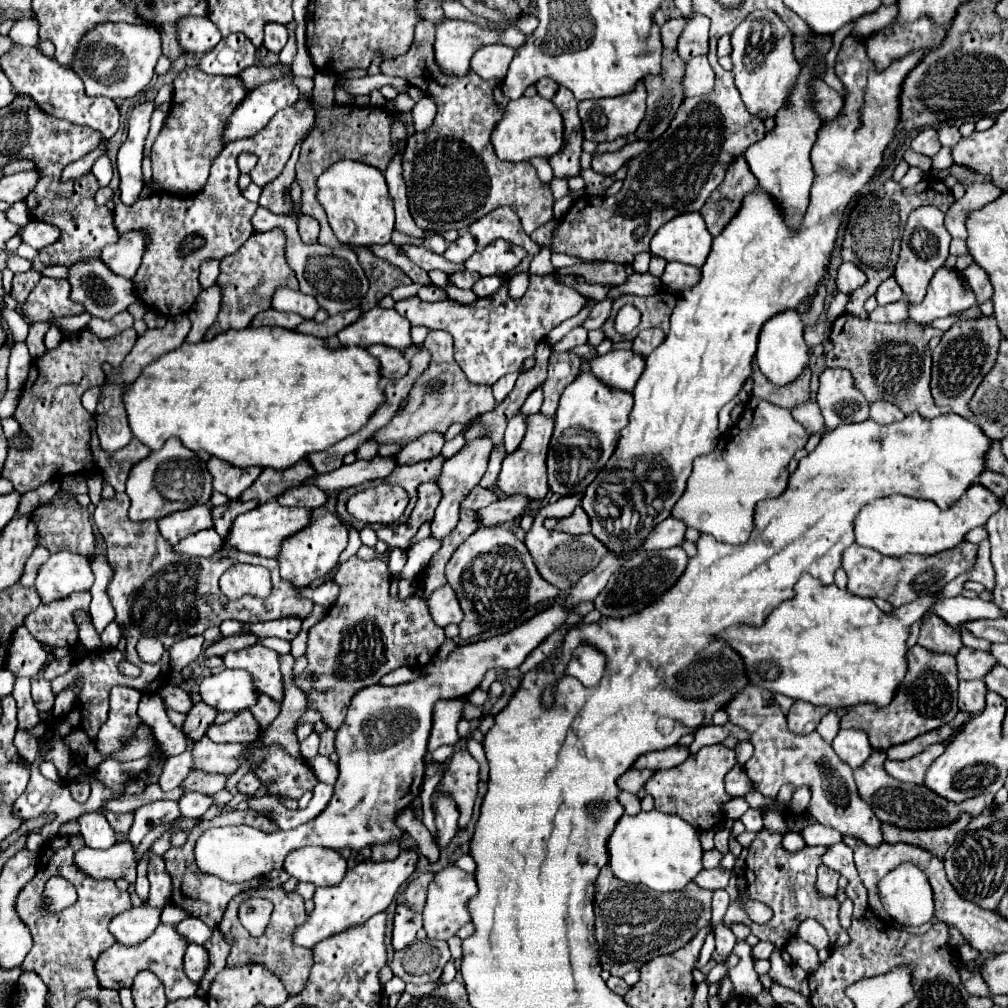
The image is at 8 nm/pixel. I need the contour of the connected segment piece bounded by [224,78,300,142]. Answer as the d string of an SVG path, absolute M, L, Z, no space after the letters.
M276 78L272 82L254 88L228 118L224 142L252 138L256 132L264 128L264 124L268 124L268 120L278 110L296 104L298 96L300 92L292 80Z

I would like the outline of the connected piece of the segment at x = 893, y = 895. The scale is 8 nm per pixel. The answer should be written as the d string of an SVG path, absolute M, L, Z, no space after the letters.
M902 864L878 882L878 896L886 912L900 924L922 926L934 918L932 888L924 872Z

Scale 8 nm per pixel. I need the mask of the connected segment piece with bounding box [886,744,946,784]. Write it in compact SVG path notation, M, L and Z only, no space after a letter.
M934 744L928 750L924 750L920 756L914 756L910 760L902 760L902 762L892 762L886 760L886 772L900 780L900 782L912 782L912 784L924 784L924 776L928 772L928 768L932 766L932 762L942 756L946 750L944 744Z

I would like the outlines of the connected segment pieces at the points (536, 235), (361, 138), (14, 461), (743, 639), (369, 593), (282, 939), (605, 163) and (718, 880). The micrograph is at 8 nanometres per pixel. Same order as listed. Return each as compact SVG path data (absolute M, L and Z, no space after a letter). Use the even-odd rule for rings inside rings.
M552 219L547 222L544 226L537 228L532 234L531 238L539 245L551 250L551 237L553 230L556 228L556 220Z
M356 104L348 106L332 106L320 112L318 118L318 126L316 130L308 136L308 140L302 144L300 150L300 158L296 164L296 178L298 184L302 186L302 212L306 212L308 216L316 218L320 222L320 244L326 246L344 246L336 240L324 210L320 208L320 204L316 202L316 180L322 172L326 172L328 166L336 164L338 160L350 158L350 160L358 160L364 162L368 166L378 168L380 172L384 172L384 168L388 166L388 160L392 158L392 142L390 142L390 124L392 120L388 120L388 112L380 110L380 108L360 108Z
M78 330L72 334L64 334L62 342L54 350L46 350L46 354L32 364L18 408L14 412L16 420L20 422L20 428L32 438L32 448L26 452L10 450L2 472L2 476L14 484L16 492L24 494L48 480L84 474L92 470L100 472L102 480L114 486L116 492L124 492L130 468L138 460L146 458L150 454L150 448L140 440L132 438L130 444L122 450L102 450L100 440L96 436L96 420L90 412L84 410L80 398L88 388L106 384L106 372L102 370L102 364L110 362L114 368L118 368L126 354L132 350L134 342L134 330L114 336L112 340L100 340L88 330Z
M804 574L794 590L796 598L782 602L760 628L736 626L722 632L722 638L742 654L750 682L754 686L768 688L770 692L786 694L792 700L804 700L814 706L828 706L832 710L852 708L866 702L876 704L878 708L888 706L894 700L908 670L906 640L910 626L920 620L922 614L926 614L926 610L934 604L934 596L924 596L886 614L870 598L854 596L848 590L836 588L836 584L820 586L820 582L810 574Z
M472 510L460 512L458 531L445 538L440 549L432 556L429 564L420 574L418 590L408 600L392 598L389 593L390 577L386 563L380 560L363 561L356 555L340 566L334 580L340 584L340 596L326 616L314 624L308 632L306 660L308 668L302 678L296 678L296 686L302 688L310 702L310 708L322 714L322 720L338 730L346 718L352 696L366 686L378 684L388 672L408 666L420 668L434 660L438 648L446 640L444 630L432 624L424 596L446 584L444 566L456 548L476 530ZM470 516L470 518L466 518ZM426 589L426 592L424 592Z
M268 888L268 890L256 890L256 892L248 892L248 894L238 894L234 896L222 916L220 922L220 932L224 934L224 940L230 944L230 954L228 954L228 966L240 966L240 964L264 964L268 966L284 984L286 992L290 996L296 996L300 992L300 988L304 988L304 984L308 982L310 976L310 968L312 968L312 950L296 946L292 942L292 934L298 926L302 926L306 922L306 912L304 912L304 900L298 894L286 894L280 888ZM246 898L266 898L274 904L274 912L272 912L272 920L264 932L264 936L260 938L252 938L248 934L248 930L240 924L238 918L238 908Z
M638 142L636 144L628 144L618 152L604 152L604 154L594 154L592 158L592 170L600 172L600 174L614 174L618 168L622 168L624 160L628 160L628 156L636 156L644 150L644 146L648 146L648 142Z
M714 868L714 870L702 870L700 876L696 876L696 884L704 890L720 890L720 888L726 888L728 886L728 880L730 880L732 872L726 870L726 868Z

